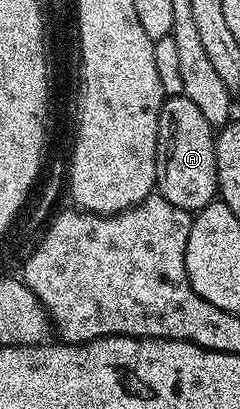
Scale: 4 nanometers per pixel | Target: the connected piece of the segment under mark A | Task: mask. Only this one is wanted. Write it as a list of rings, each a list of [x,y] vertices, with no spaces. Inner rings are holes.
[[[170,95],[159,113],[156,194],[171,205],[196,213],[218,198],[215,128],[186,95]]]

